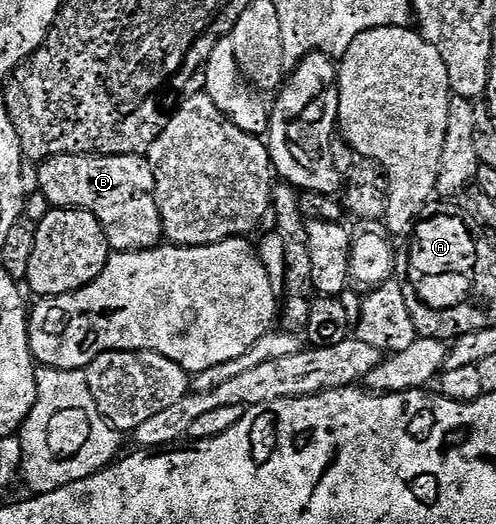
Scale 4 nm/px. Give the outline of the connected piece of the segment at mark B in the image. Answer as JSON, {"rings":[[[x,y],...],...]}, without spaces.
{"rings":[[[78,154],[75,156],[51,156],[40,161],[36,187],[46,196],[54,208],[79,208],[89,212],[101,223],[105,240],[113,252],[144,252],[158,247],[162,239],[161,215],[157,201],[151,191],[153,174],[148,163],[141,156],[95,156]]]}

